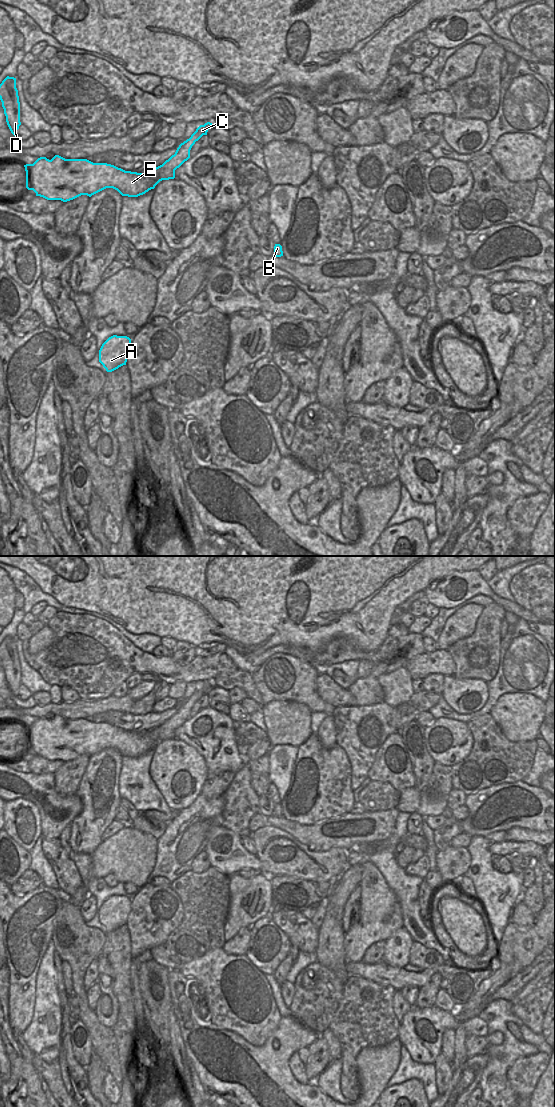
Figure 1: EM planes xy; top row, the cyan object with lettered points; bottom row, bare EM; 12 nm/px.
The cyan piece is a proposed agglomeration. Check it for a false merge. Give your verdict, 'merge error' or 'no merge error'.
no merge error

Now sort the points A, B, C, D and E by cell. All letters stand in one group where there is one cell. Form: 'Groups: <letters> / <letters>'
Groups: A B C D E.

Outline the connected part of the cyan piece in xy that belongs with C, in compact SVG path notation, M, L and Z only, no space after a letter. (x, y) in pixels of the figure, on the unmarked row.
M210 682L200 685L189 699L179 705L174 715L162 725L145 733L125 731L111 724L93 723L87 719L65 719L59 715L55 715L51 720L46 717L40 717L33 724L24 725L26 748L33 750L36 756L63 762L73 760L81 755L91 757L106 748L113 748L122 756L138 757L154 749L160 741L174 739L175 730L190 718L192 706L203 695L207 695L208 690L212 686Z

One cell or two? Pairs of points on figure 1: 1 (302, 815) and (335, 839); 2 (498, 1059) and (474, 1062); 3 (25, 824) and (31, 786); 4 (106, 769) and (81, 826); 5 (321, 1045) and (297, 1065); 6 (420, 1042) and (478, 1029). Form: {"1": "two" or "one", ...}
{"1": "two", "2": "two", "3": "two", "4": "one", "5": "two", "6": "one"}

